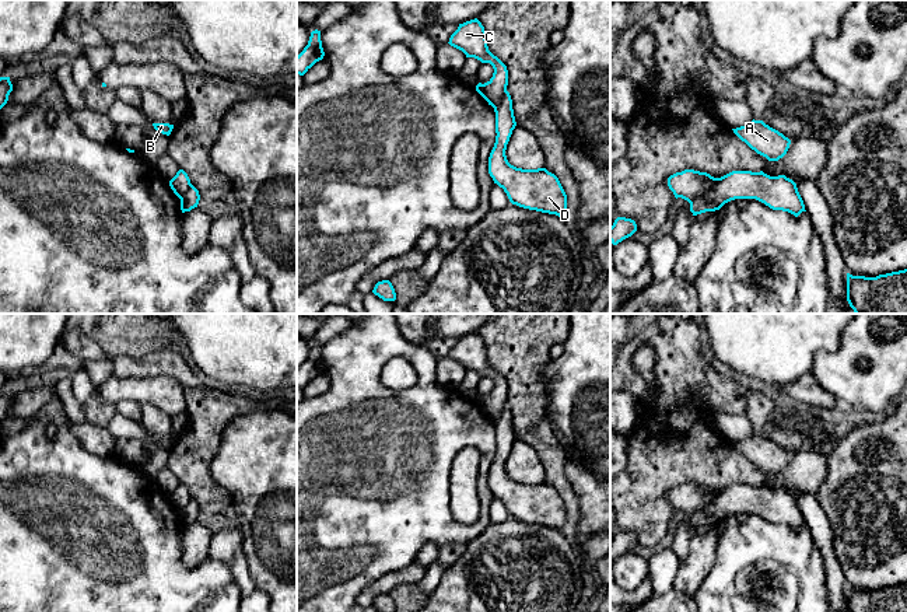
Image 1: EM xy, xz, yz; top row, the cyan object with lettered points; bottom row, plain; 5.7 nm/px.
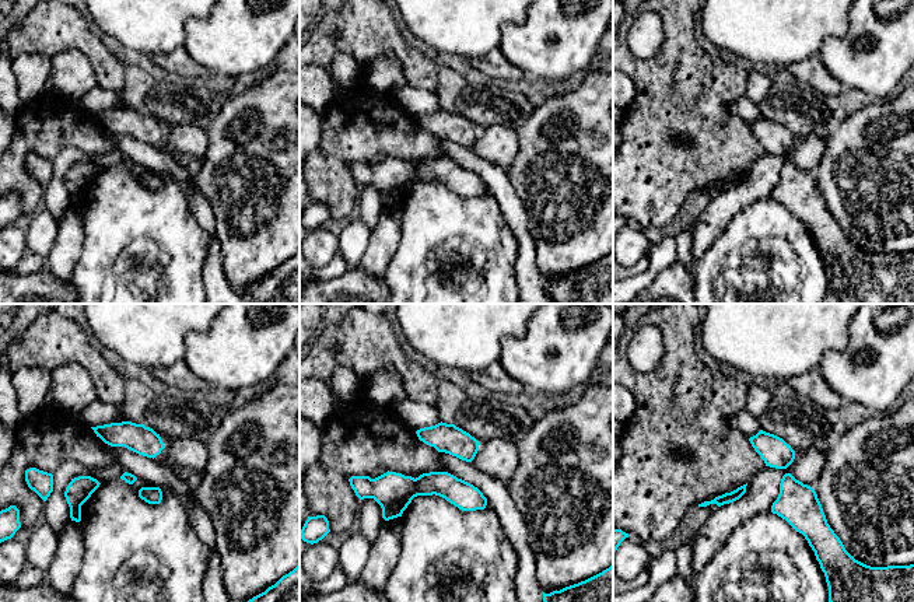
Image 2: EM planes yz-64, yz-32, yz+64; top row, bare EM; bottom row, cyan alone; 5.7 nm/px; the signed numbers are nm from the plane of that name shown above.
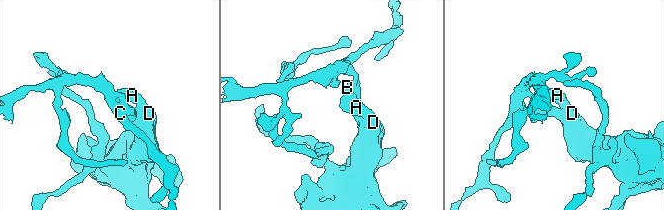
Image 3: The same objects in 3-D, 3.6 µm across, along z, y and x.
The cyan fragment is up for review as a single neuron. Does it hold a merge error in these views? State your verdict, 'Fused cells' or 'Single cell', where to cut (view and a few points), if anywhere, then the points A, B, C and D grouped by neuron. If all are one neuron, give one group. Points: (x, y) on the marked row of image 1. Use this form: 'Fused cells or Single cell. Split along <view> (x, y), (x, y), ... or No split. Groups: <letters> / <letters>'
Fused cells. Split along yz (720, 178), (711, 188), (696, 195), (689, 202). Groups: A B D / C

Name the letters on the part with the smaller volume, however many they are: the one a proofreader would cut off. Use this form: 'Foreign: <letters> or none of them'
Foreign: C

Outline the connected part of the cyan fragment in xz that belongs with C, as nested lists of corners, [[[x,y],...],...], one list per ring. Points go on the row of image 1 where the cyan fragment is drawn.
[[[474,18],[459,24],[448,43],[462,50],[466,57],[474,57],[481,63],[490,63],[493,66],[493,77],[484,84],[479,83],[476,91],[495,109],[508,85],[508,70],[507,66],[488,50],[486,31],[481,22]]]

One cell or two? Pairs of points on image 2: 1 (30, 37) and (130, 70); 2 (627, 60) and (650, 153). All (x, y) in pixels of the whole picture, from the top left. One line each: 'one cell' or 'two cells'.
1: two cells
2: one cell

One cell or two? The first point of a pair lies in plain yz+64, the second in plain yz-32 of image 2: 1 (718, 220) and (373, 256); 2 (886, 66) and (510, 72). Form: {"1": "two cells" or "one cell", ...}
{"1": "one cell", "2": "two cells"}

